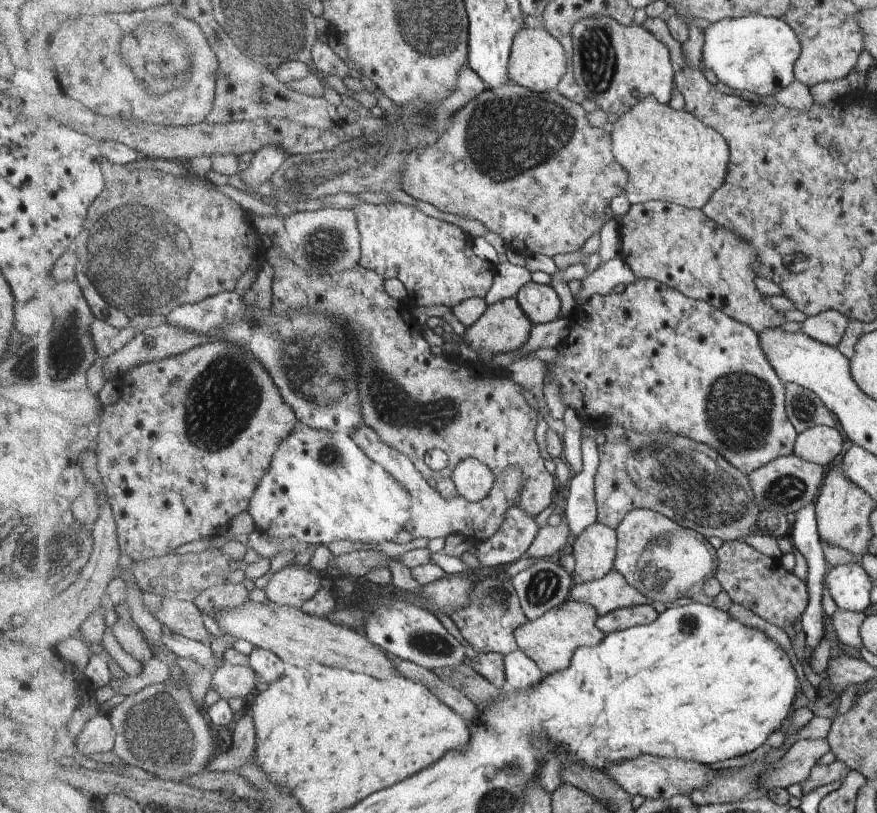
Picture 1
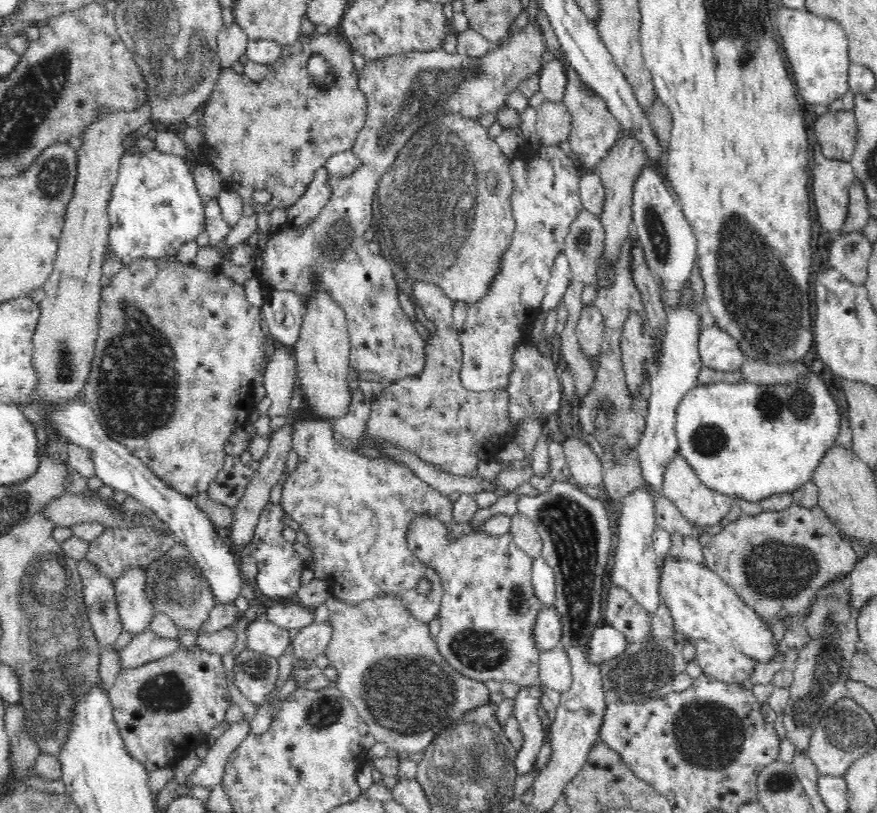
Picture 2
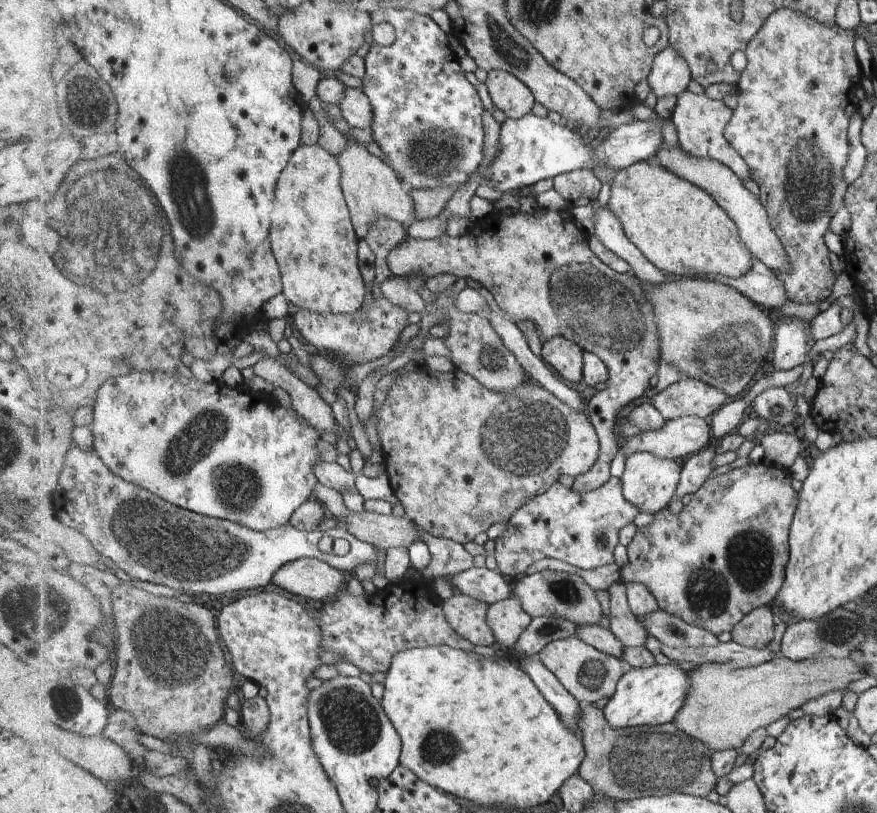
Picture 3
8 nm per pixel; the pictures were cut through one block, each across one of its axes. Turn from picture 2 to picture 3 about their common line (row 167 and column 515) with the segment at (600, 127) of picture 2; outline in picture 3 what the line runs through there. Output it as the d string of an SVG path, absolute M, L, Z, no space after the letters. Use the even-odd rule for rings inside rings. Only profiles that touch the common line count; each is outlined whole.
M545 569L522 577L513 583L514 594L521 598L521 602L532 618L557 617L567 618L578 625L598 625L605 617L601 604L595 596L595 590L581 578L581 576L564 571Z

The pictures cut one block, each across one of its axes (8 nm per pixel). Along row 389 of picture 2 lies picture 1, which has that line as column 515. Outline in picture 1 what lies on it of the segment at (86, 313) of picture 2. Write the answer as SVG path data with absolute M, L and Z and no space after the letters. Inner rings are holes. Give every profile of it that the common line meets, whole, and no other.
M541 24L536 28L523 28L514 40L509 60L509 77L512 83L545 93L558 89L561 78L568 70L568 56L561 42L551 36Z

